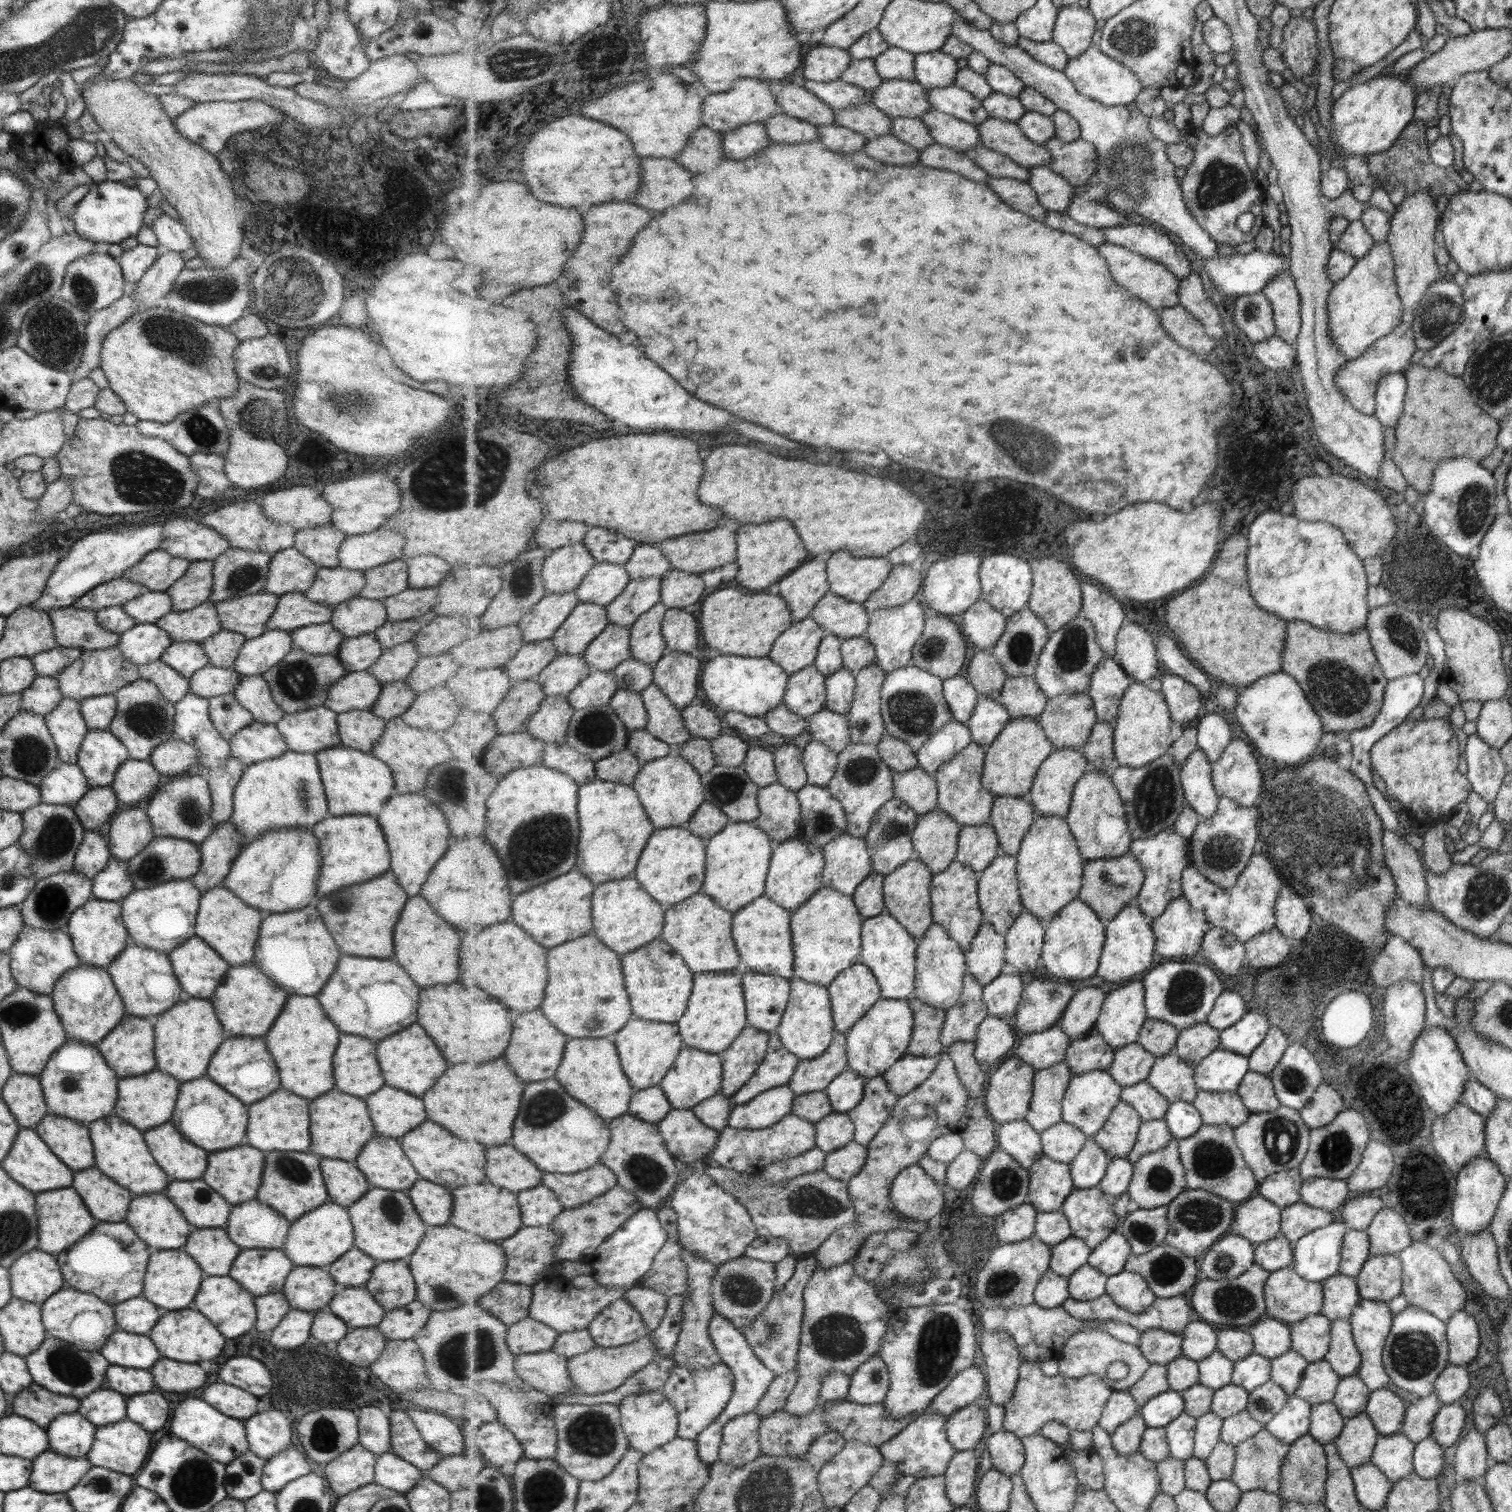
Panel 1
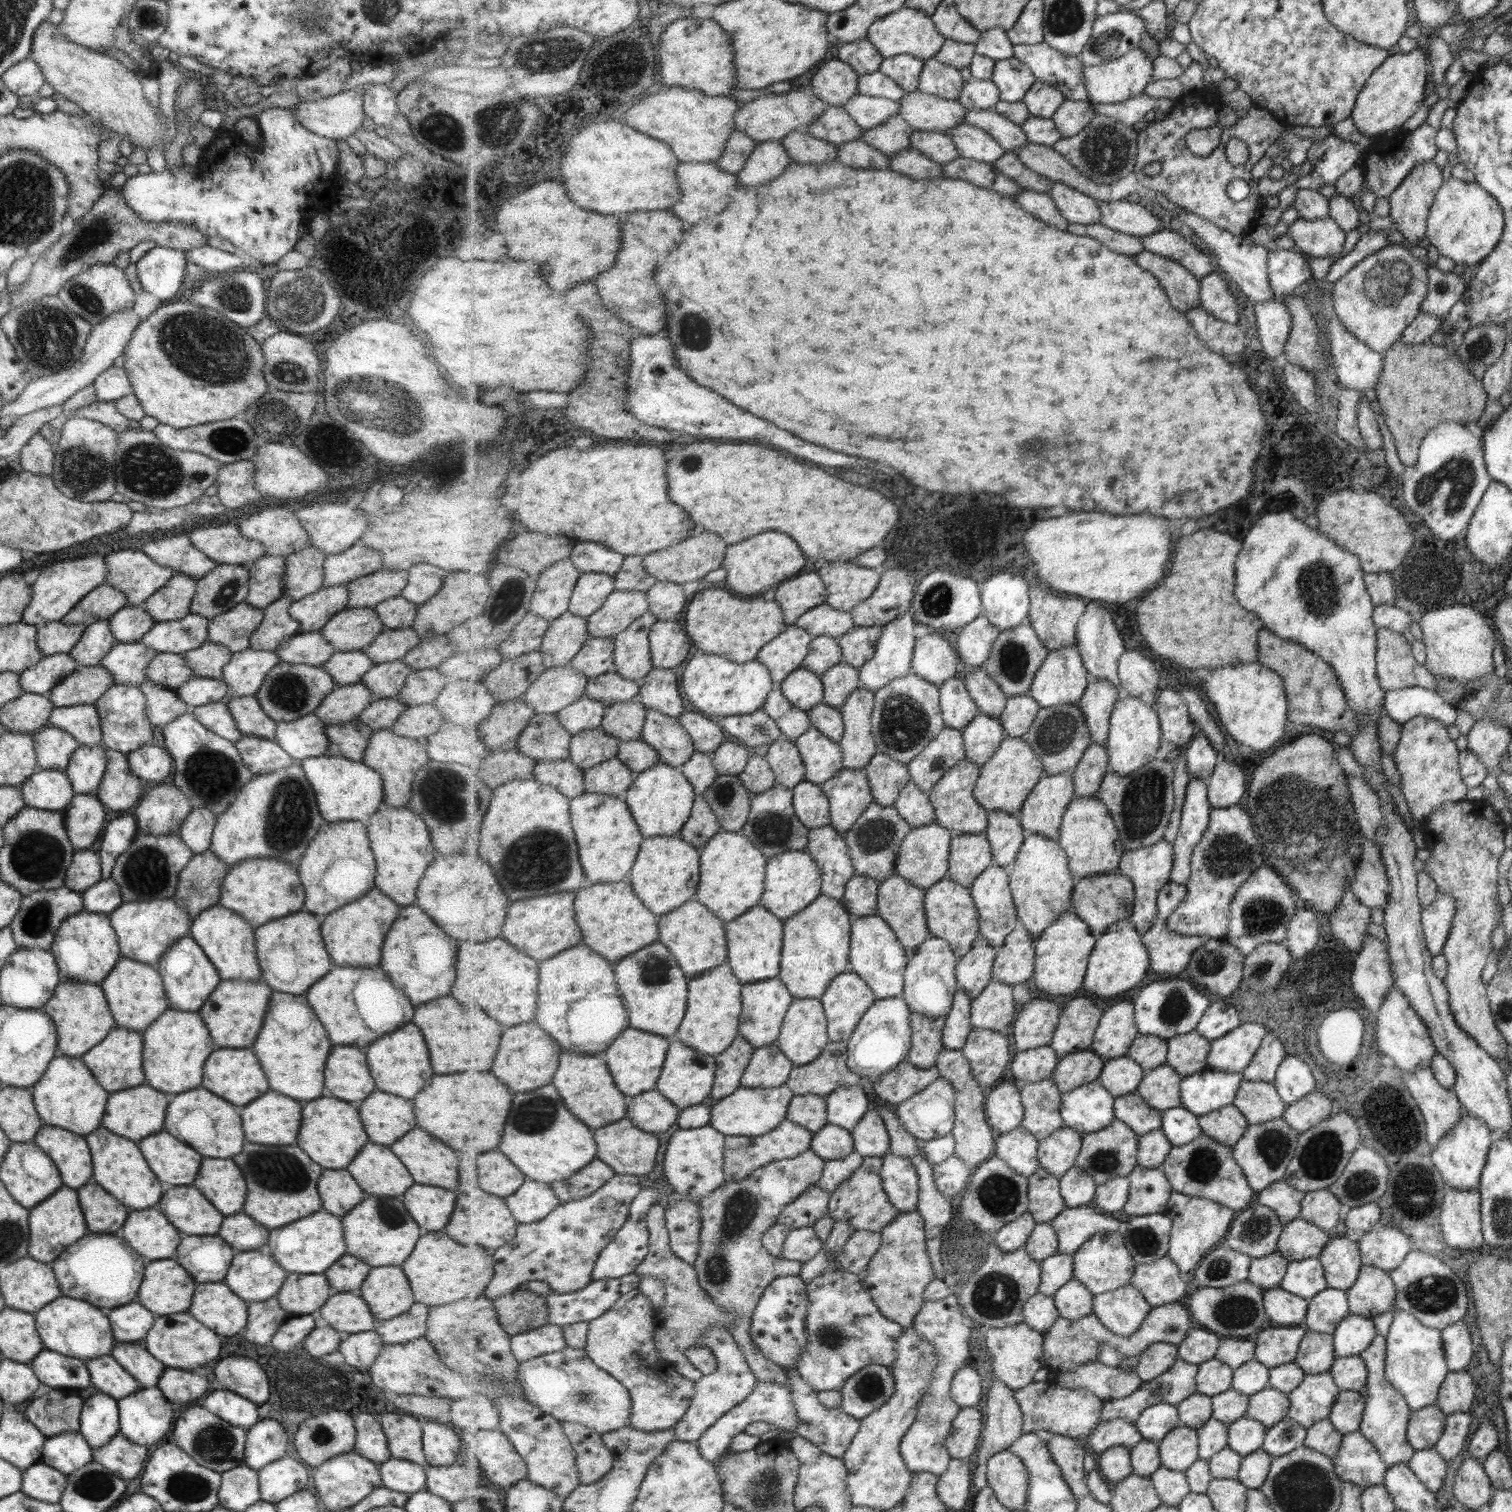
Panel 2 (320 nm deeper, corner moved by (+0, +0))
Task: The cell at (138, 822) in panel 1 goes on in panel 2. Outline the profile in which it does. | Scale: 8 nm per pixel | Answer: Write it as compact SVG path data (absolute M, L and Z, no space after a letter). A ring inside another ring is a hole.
M134 815L119 816L105 825L99 842L97 856L100 860L101 879L109 879L111 870L119 854L121 854L139 831L136 828Z

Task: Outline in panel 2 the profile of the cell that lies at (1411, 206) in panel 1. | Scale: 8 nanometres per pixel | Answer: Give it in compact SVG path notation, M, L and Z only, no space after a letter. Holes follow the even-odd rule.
M1432 161L1420 162L1413 165L1412 170L1386 198L1389 205L1388 215L1393 221L1393 228L1402 234L1409 245L1416 245L1417 240L1423 238L1428 208L1442 182L1441 169L1435 163Z

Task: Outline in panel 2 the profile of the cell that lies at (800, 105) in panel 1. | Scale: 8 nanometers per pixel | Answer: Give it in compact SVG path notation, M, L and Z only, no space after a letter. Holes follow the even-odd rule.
M829 106L806 130L818 139L827 140L838 147L864 138L864 128L843 107Z

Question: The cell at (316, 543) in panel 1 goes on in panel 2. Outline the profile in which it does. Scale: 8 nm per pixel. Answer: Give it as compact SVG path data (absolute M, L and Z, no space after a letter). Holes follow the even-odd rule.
M307 546L284 558L284 594L297 601L317 592L322 586L325 554Z

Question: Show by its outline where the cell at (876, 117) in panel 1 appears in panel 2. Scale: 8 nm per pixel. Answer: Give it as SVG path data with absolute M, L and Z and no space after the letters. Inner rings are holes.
M901 115L890 118L881 126L864 130L864 140L888 157L913 148L912 134L916 131Z

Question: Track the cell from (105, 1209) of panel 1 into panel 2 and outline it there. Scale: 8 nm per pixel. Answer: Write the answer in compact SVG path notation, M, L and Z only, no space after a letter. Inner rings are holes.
M87 1182L76 1189L87 1231L107 1232L107 1235L119 1233L129 1214L126 1206L121 1206L115 1198L101 1190L95 1182Z

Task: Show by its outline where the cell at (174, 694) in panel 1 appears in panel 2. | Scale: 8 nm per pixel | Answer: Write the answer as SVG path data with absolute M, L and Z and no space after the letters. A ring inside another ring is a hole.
M146 678L139 684L138 689L145 697L145 716L150 724L163 727L186 712L192 712L191 707L177 698L174 691L153 684Z

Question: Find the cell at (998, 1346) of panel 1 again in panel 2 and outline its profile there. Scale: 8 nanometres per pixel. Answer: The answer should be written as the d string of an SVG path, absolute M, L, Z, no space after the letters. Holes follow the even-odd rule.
M998 1378L993 1379L992 1387L988 1391L986 1409L985 1434L982 1434L981 1450L975 1457L973 1463L974 1488L978 1491L988 1485L988 1460L997 1453L1011 1450L1013 1443L1017 1442L1024 1433L1024 1414L1021 1410L1020 1402L1017 1402L1016 1391Z

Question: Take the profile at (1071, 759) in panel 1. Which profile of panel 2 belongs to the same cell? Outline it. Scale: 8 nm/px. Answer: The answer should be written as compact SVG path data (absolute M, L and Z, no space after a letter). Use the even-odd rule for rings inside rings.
M1071 773L1057 776L1045 775L1029 794L1022 811L1018 813L1020 823L1028 833L1044 834L1058 840L1064 815L1074 798L1075 783Z

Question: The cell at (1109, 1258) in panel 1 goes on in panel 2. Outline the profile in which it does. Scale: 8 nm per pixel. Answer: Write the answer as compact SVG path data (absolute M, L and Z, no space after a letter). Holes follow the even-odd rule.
M1119 1232L1097 1234L1087 1244L1081 1246L1075 1254L1075 1260L1074 1278L1085 1284L1095 1296L1132 1285L1133 1274L1136 1273L1136 1260L1126 1247L1124 1236Z

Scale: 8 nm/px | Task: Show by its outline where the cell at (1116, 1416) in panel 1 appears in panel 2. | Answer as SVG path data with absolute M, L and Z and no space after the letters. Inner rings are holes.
M1114 1418L1099 1422L1093 1432L1084 1440L1086 1447L1099 1455L1114 1446L1133 1448L1144 1439L1135 1422L1127 1418Z

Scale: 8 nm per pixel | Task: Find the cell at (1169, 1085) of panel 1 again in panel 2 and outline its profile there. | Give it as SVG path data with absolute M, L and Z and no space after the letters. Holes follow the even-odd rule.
M1168 1064L1158 1066L1145 1073L1136 1090L1148 1103L1157 1110L1166 1110L1182 1106L1181 1083L1184 1076Z

